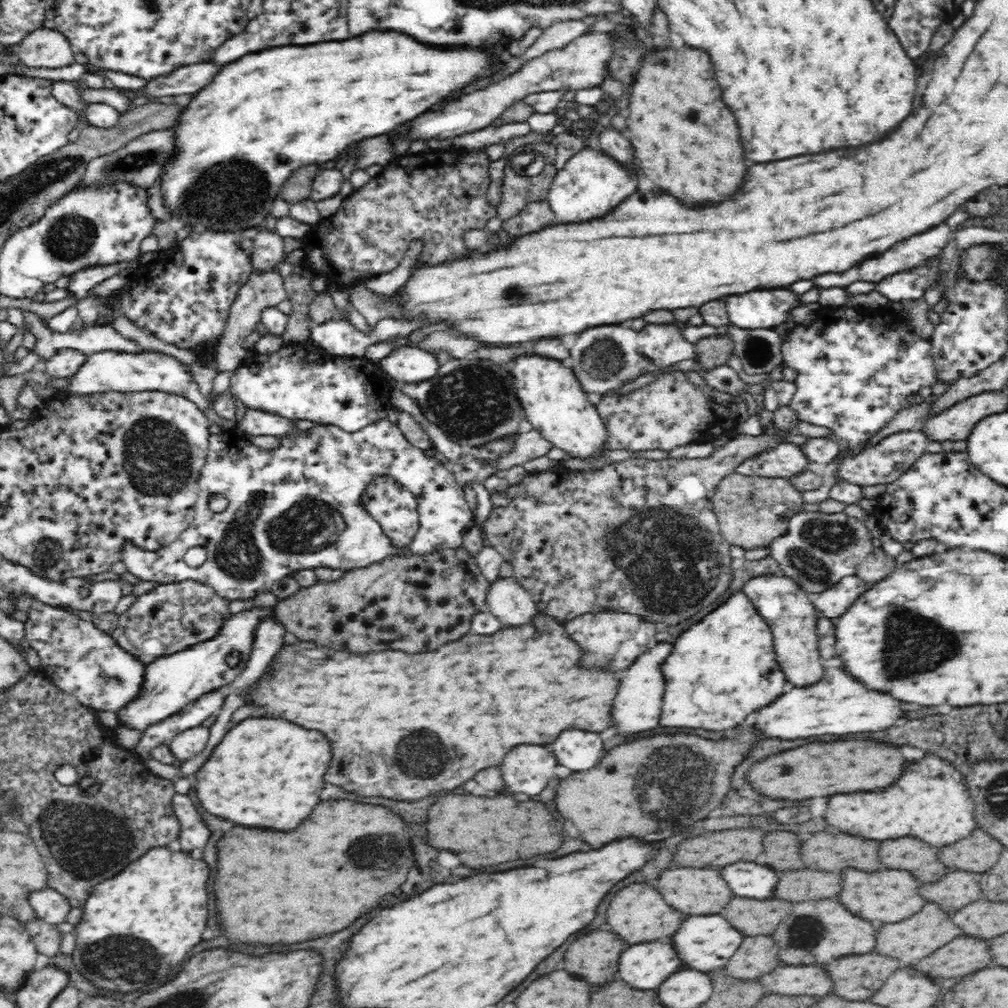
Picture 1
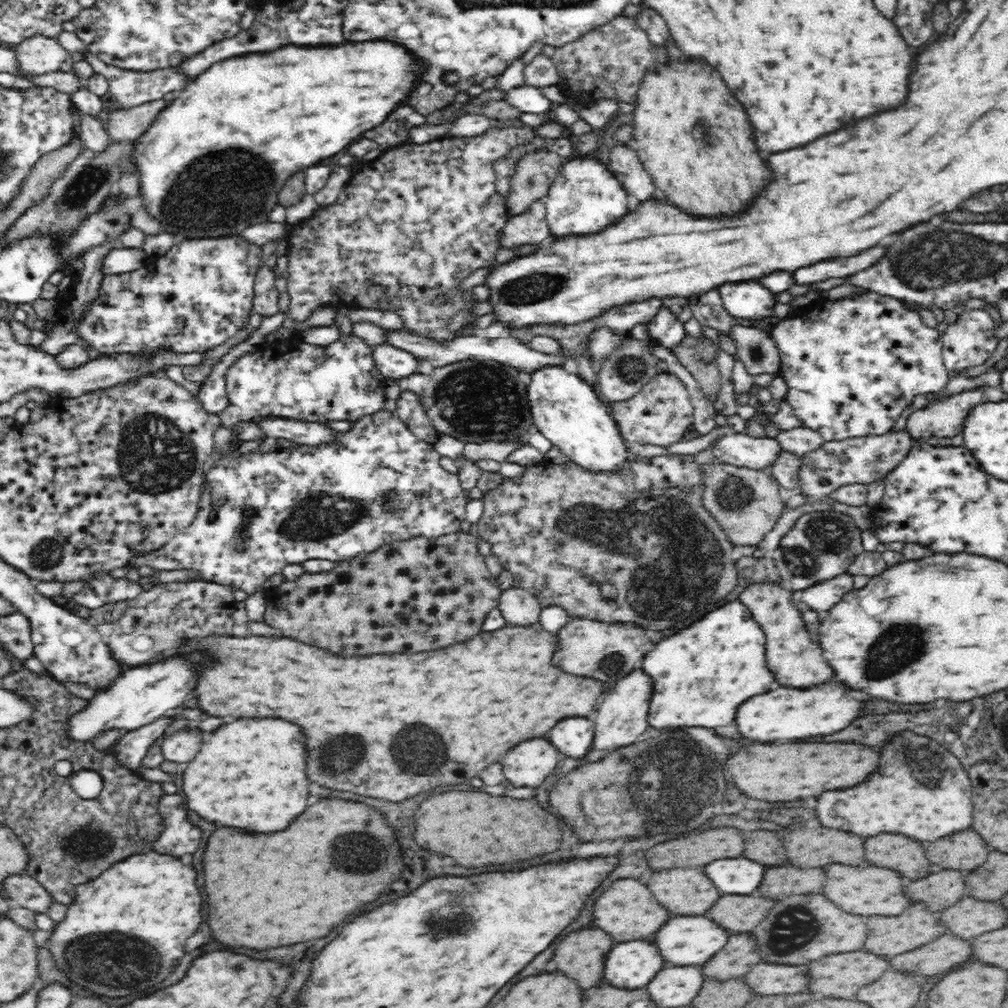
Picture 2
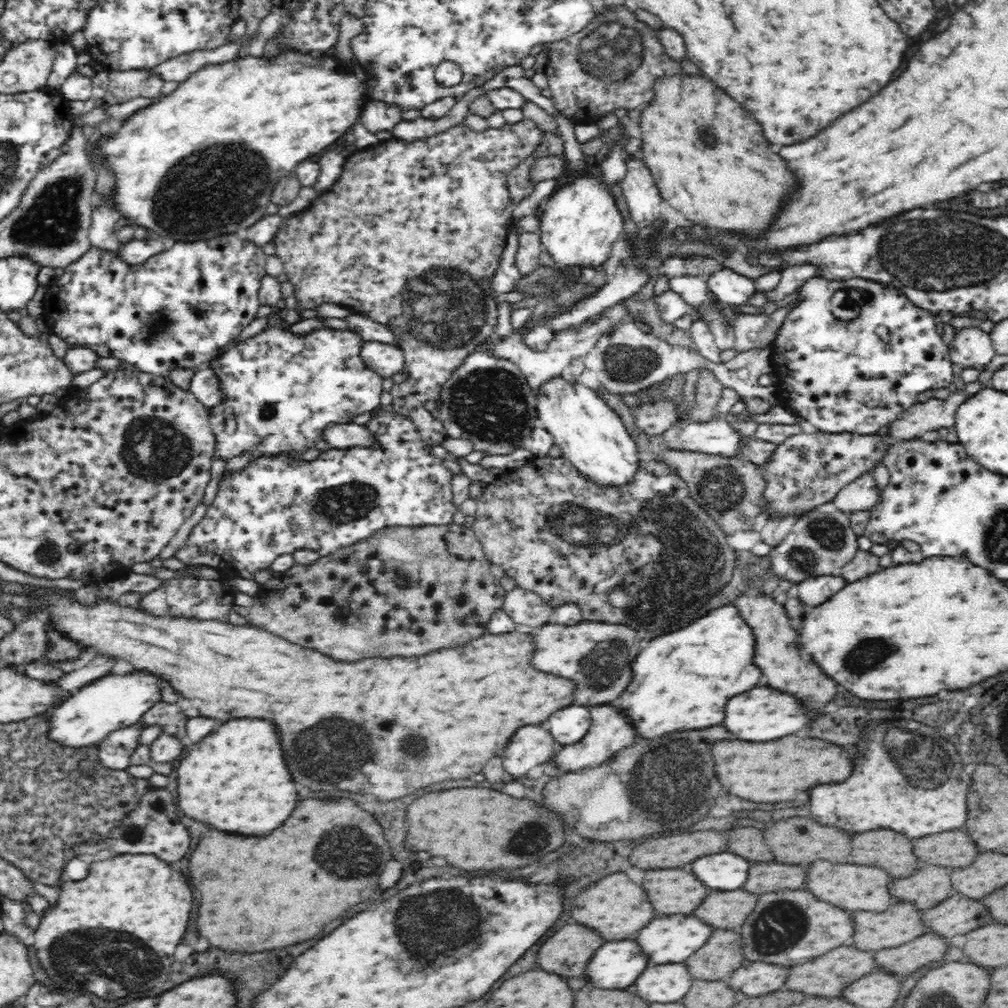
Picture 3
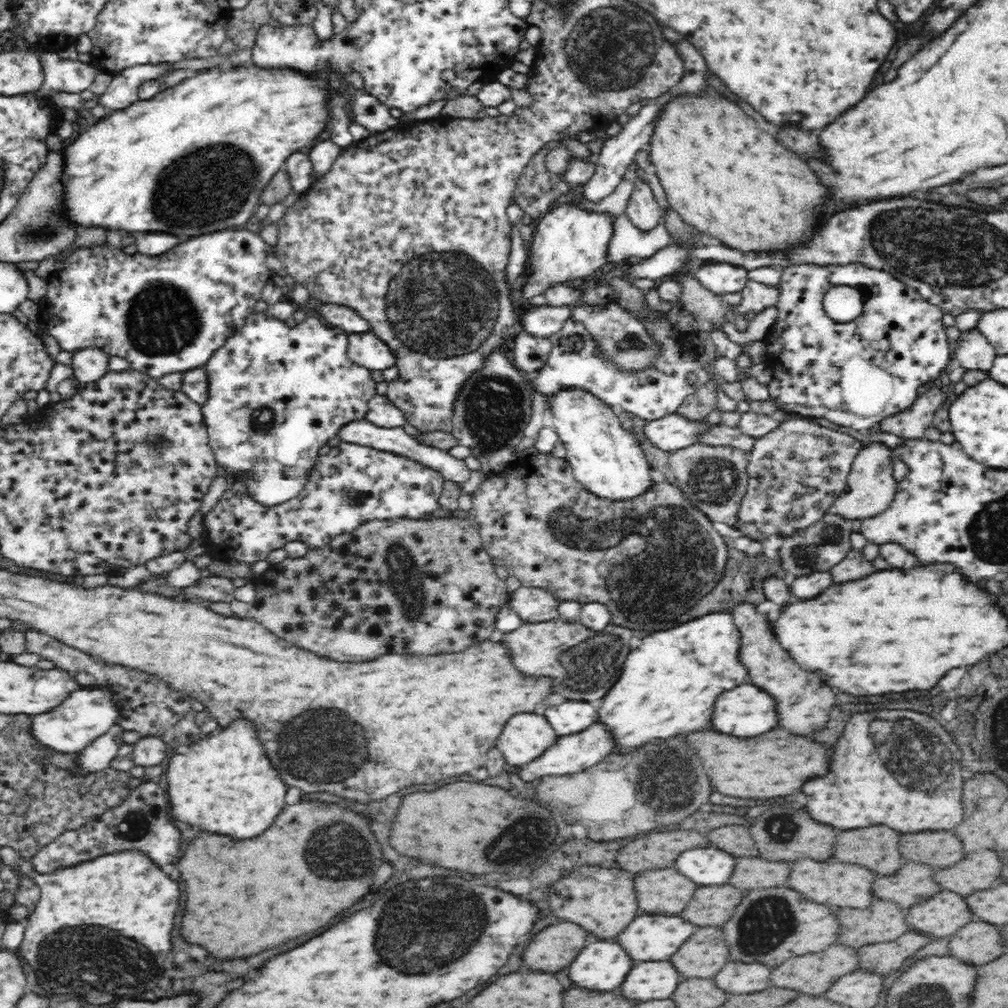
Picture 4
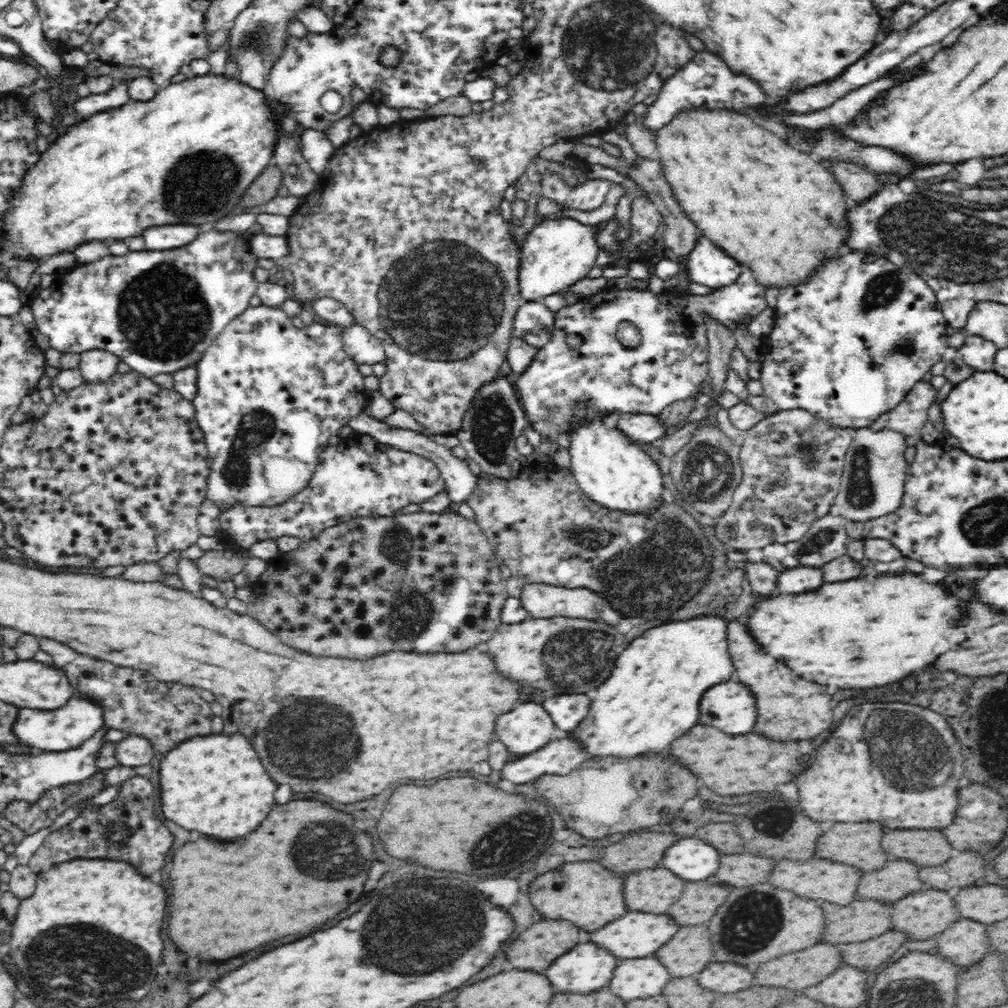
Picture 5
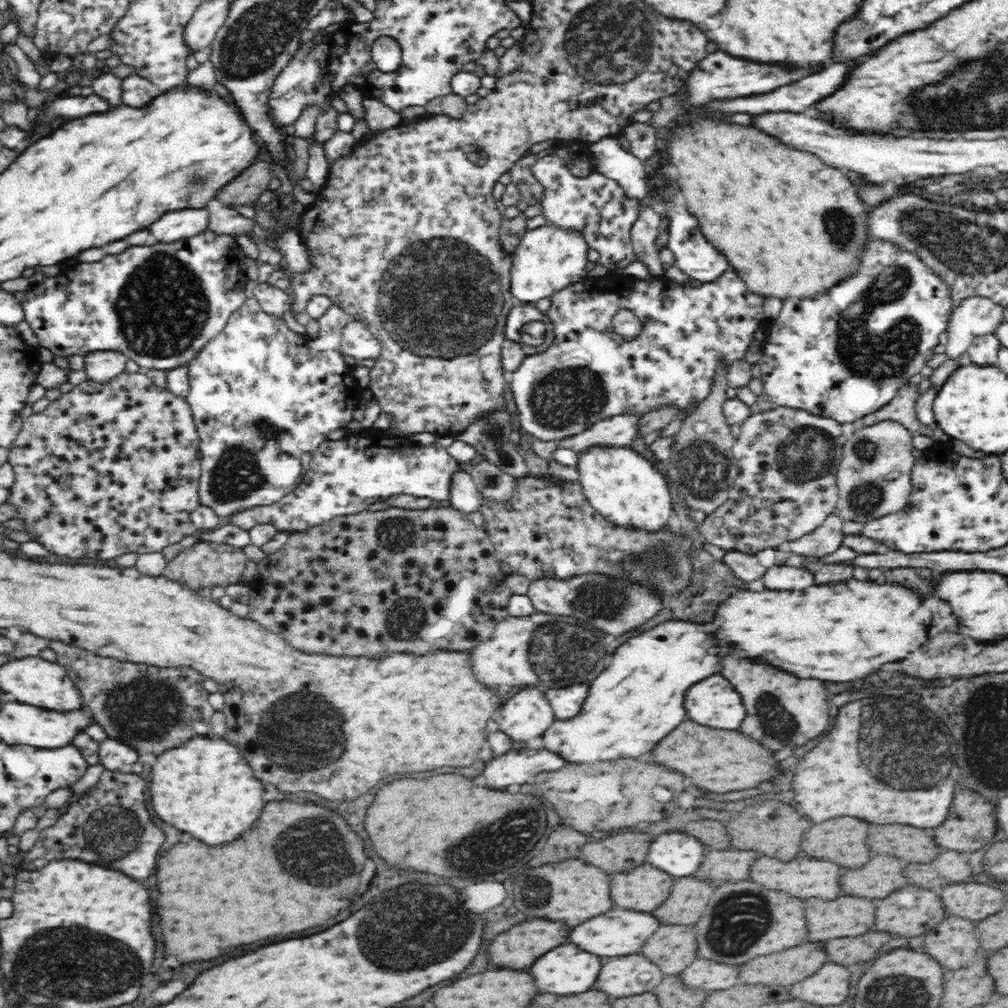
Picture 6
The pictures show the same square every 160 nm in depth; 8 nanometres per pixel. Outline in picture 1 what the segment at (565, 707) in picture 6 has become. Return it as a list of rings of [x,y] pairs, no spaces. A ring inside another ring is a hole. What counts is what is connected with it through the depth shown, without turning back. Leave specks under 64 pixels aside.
[[[580,728],[562,730],[560,736],[548,746],[560,764],[572,770],[586,770],[594,766],[602,756],[602,740],[598,732],[588,732]]]

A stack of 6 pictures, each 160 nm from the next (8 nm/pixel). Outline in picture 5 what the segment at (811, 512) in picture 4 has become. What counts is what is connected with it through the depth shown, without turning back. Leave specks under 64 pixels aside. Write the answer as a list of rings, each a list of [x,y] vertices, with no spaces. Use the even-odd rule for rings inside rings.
[[[804,409],[779,410],[756,421],[740,436],[738,456],[741,479],[733,487],[731,505],[714,519],[713,535],[734,551],[747,552],[768,544],[786,544],[799,541],[813,522],[819,521],[830,510],[839,492],[845,452],[855,429],[833,426]]]

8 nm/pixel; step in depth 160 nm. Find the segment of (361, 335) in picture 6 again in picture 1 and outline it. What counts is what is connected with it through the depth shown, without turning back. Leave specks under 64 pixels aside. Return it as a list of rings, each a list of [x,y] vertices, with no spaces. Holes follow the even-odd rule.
[[[396,348],[382,358],[379,365],[390,380],[407,383],[428,380],[440,366],[432,354],[420,348]]]

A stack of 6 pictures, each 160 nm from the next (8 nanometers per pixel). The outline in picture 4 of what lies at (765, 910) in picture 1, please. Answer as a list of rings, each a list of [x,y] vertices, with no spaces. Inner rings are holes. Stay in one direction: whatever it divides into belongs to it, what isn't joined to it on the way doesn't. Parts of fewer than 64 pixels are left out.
[[[700,886],[694,890],[686,910],[680,912],[680,918],[696,926],[722,924],[730,918],[740,896],[740,890],[734,886]]]

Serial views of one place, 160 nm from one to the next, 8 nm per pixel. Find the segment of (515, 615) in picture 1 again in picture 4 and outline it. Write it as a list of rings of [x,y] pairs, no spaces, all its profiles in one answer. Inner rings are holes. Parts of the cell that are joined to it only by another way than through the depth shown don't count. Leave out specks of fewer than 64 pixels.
[[[521,585],[510,594],[508,604],[524,622],[546,622],[560,616],[561,601],[540,587]]]

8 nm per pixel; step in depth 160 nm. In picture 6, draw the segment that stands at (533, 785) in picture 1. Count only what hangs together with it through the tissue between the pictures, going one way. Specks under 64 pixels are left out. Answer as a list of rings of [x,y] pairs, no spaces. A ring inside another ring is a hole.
[[[526,686],[510,696],[492,716],[514,740],[534,739],[556,720],[548,697],[538,686]]]

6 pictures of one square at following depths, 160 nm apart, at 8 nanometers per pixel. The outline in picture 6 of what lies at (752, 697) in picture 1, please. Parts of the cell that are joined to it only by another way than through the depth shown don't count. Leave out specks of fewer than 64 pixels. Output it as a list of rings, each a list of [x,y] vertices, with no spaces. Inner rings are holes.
[[[668,620],[626,640],[612,654],[612,664],[594,678],[582,712],[576,718],[552,722],[542,733],[542,746],[574,764],[650,752],[664,734],[684,720],[684,690],[716,672],[716,656],[716,642],[690,622]]]

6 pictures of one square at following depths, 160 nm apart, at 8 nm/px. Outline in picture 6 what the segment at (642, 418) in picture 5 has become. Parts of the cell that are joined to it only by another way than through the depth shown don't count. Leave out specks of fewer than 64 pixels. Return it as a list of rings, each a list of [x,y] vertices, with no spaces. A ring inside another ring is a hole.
[[[635,414],[608,416],[578,434],[558,440],[556,446],[570,448],[578,454],[592,446],[628,447],[637,438],[636,425],[639,418]]]

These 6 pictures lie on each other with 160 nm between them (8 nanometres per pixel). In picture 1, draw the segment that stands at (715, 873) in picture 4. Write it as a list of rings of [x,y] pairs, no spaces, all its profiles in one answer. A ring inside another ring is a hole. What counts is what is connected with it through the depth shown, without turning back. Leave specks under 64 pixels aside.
[[[734,862],[720,870],[722,880],[728,884],[734,896],[766,898],[776,882],[776,870],[760,862]]]

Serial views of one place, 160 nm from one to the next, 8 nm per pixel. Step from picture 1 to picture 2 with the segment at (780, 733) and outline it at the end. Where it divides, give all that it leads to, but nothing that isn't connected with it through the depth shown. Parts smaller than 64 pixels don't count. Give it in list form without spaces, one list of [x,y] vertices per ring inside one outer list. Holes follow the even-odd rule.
[[[838,682],[816,686],[810,690],[794,690],[794,688],[776,688],[764,694],[756,694],[744,700],[736,710],[736,726],[740,736],[758,742],[774,742],[774,740],[794,740],[818,734],[832,734],[844,728],[850,718],[858,714],[860,702],[848,700],[844,696],[844,688]]]

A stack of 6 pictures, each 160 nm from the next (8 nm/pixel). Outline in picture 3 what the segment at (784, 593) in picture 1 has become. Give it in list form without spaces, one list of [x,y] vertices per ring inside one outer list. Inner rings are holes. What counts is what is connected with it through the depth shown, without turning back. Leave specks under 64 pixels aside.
[[[750,595],[738,598],[734,606],[738,608],[742,620],[752,628],[752,634],[756,640],[752,660],[760,668],[762,680],[766,686],[786,692],[804,704],[820,704],[816,710],[824,708],[828,702],[834,700],[836,684],[828,676],[824,676],[824,672],[818,666],[814,666],[814,662],[810,658],[800,654],[794,630],[788,624],[786,612],[782,606],[772,604],[772,600],[768,596]]]

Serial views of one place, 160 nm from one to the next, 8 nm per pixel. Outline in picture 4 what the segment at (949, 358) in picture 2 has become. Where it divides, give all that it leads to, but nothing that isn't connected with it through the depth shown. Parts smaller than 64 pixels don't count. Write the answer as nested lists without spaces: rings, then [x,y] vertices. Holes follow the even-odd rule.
[[[974,328],[961,333],[956,342],[957,348],[954,357],[956,365],[985,373],[992,368],[997,355],[993,346],[981,332]]]

